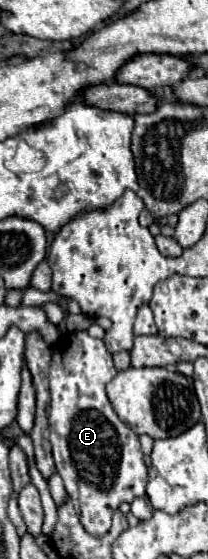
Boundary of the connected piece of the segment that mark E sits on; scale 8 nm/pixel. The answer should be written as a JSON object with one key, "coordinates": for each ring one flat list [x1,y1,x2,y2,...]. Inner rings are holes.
{"coordinates":[[87,331,69,333,61,345,53,349,49,371,49,431,53,459,83,529,93,537,107,535,119,503,145,497,147,485,147,467,143,463,139,437,117,417,105,393,107,383,115,375,111,353,101,339,91,337]]}

